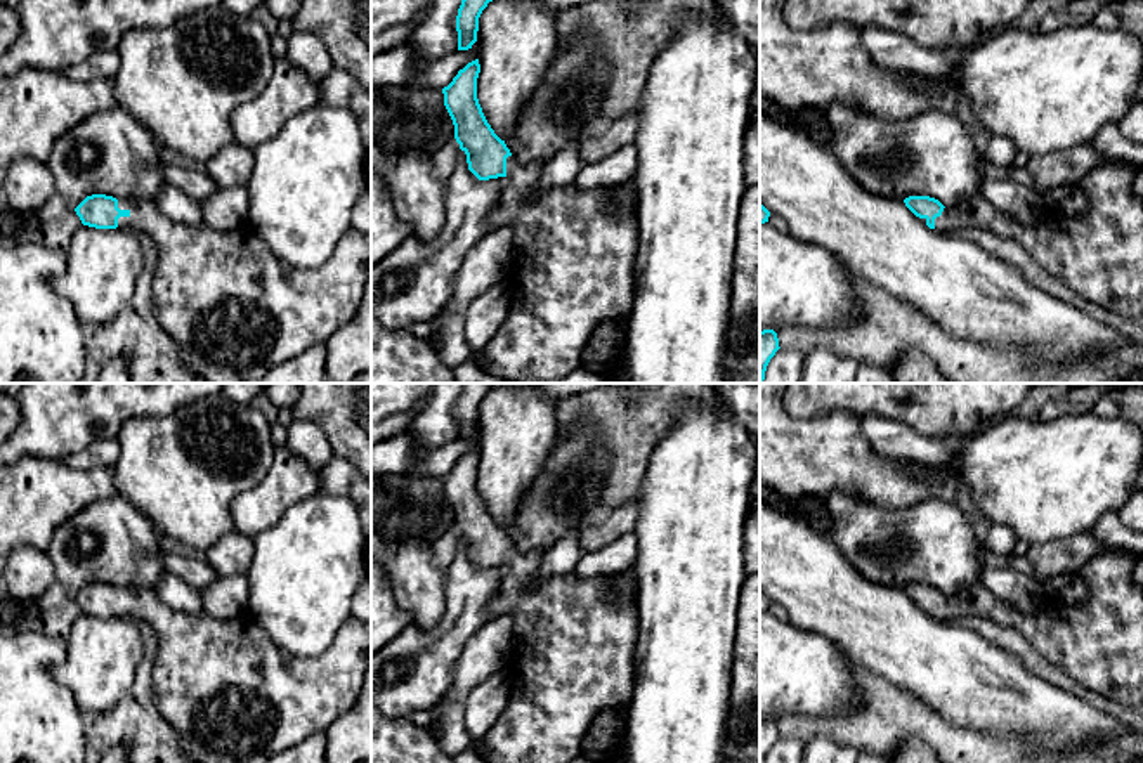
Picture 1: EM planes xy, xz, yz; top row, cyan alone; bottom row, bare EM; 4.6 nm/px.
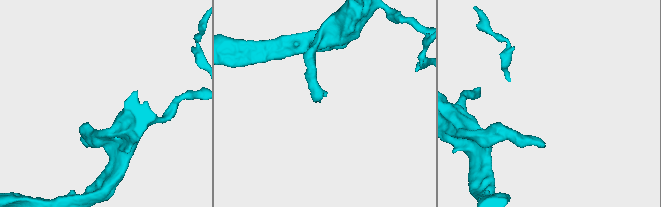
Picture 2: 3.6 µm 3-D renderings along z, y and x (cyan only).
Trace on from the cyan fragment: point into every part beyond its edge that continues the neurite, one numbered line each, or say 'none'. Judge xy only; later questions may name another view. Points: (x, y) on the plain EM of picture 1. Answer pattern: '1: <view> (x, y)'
1: xy (233, 696)

